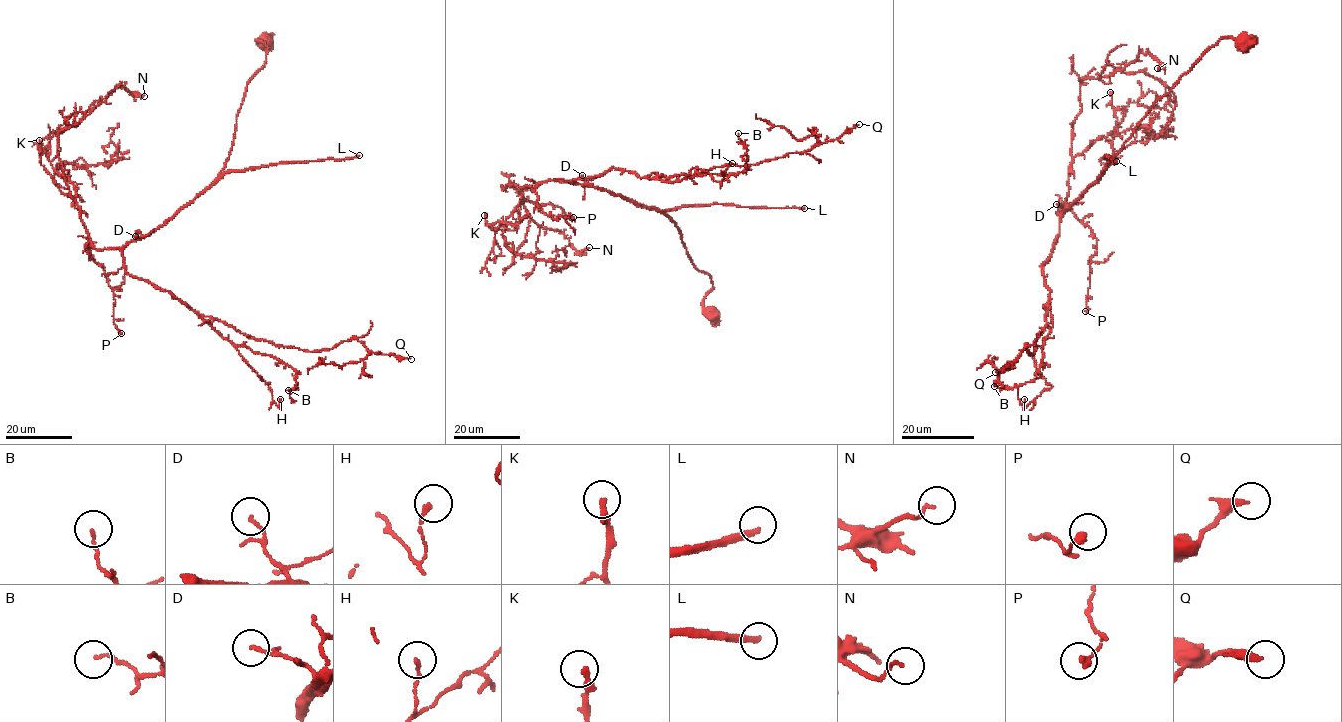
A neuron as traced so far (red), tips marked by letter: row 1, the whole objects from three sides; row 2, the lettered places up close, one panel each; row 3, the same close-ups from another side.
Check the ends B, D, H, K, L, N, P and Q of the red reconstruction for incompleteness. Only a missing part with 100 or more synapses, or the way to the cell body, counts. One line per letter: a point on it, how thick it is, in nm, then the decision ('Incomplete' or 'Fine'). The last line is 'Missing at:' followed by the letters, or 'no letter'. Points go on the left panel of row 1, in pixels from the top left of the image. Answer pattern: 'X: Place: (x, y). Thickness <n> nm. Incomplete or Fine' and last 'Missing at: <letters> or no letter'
B: Place: (288, 390). Thickness 110 nm. Fine
D: Place: (135, 236). Thickness 140 nm. Fine
H: Place: (280, 399). Thickness 150 nm. Fine
K: Place: (39, 140). Thickness 240 nm. Fine
L: Place: (359, 155). Thickness 240 nm. Incomplete
N: Place: (144, 96). Thickness 130 nm. Fine
P: Place: (121, 333). Thickness 240 nm. Fine
Q: Place: (411, 359). Thickness 220 nm. Fine
Missing at: L

